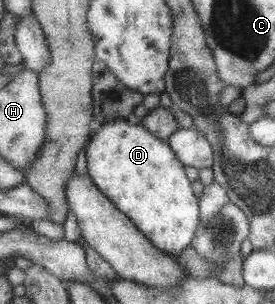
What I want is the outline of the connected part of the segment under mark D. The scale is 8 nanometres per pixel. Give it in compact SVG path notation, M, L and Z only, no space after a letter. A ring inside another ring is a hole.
M119 117L111 119L106 124L96 125L86 149L88 174L94 183L160 250L179 257L190 247L194 236L202 229L200 198L194 191L193 182L186 176L185 165L168 141L152 134L151 130L138 120Z

